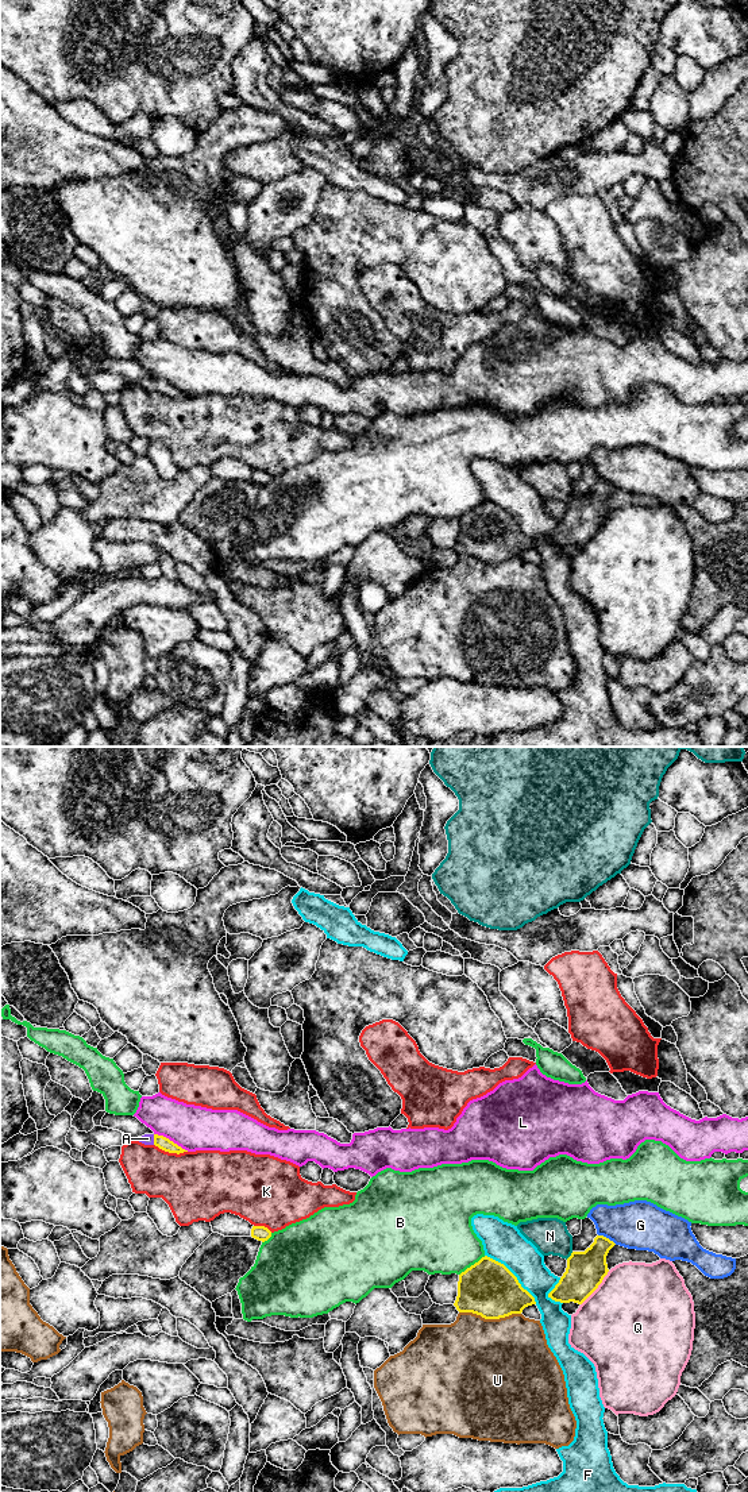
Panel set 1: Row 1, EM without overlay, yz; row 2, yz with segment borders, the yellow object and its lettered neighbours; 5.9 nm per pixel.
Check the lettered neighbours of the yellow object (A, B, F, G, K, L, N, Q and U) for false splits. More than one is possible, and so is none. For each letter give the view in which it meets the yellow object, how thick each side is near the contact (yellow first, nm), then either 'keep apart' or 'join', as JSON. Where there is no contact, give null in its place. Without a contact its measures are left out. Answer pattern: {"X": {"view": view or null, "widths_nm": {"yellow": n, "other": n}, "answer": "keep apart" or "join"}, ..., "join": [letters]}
{"A": {"view": "yz", "widths_nm": {"yellow": 80, "other": 60}, "answer": "join"}, "B": {"view": "yz", "widths_nm": {"yellow": 340, "other": 420}, "answer": "keep apart"}, "F": {"view": "yz", "widths_nm": {"yellow": 340, "other": 240}, "answer": "keep apart"}, "G": {"view": "yz", "widths_nm": {"yellow": 220, "other": 300}, "answer": "keep apart"}, "K": {"view": "yz", "widths_nm": {"yellow": 80, "other": 400}, "answer": "keep apart"}, "L": {"view": "yz", "widths_nm": {"yellow": 80, "other": 280}, "answer": "keep apart"}, "N": {"view": "yz", "widths_nm": {"yellow": 220, "other": 220}, "answer": "keep apart"}, "Q": {"view": "yz", "widths_nm": {"yellow": 220, "other": 500}, "answer": "keep apart"}, "U": {"view": "yz", "widths_nm": {"yellow": 340, "other": 500}, "answer": "keep apart"}, "join": ["A"]}

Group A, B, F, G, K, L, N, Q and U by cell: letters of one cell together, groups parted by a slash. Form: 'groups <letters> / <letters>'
groups A / B / F / G / K / L / N / Q / U

